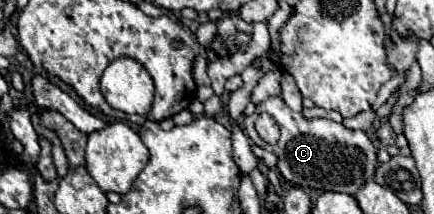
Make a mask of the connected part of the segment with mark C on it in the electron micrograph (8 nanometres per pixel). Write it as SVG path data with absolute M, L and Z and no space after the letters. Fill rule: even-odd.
M271 97L265 103L257 105L255 115L245 119L245 133L261 149L277 153L279 155L277 169L281 171L281 175L287 181L303 187L355 195L365 183L373 181L377 169L377 147L373 145L373 141L365 131L351 131L331 119L305 119L301 113L293 113L279 97ZM261 113L269 113L279 125L281 137L277 145L265 143L255 131L255 117Z

